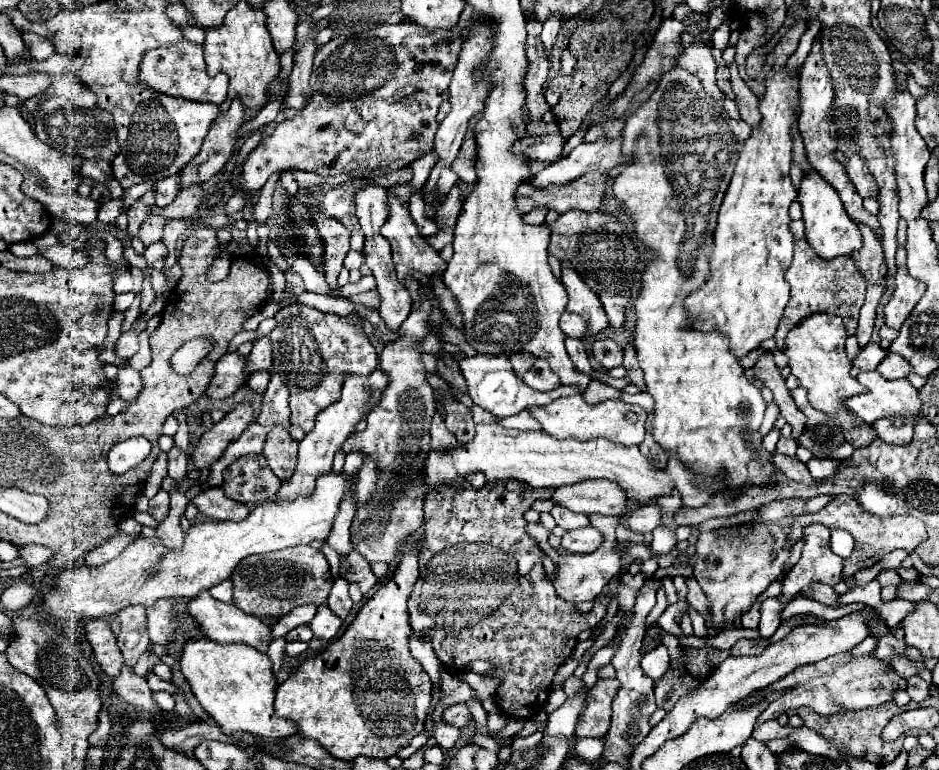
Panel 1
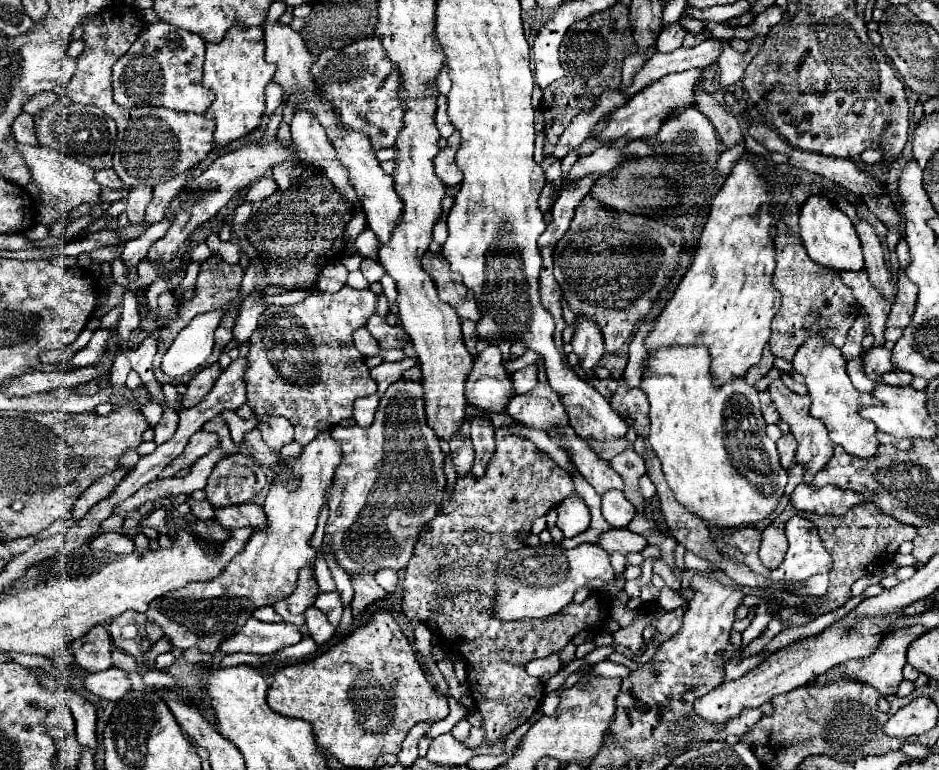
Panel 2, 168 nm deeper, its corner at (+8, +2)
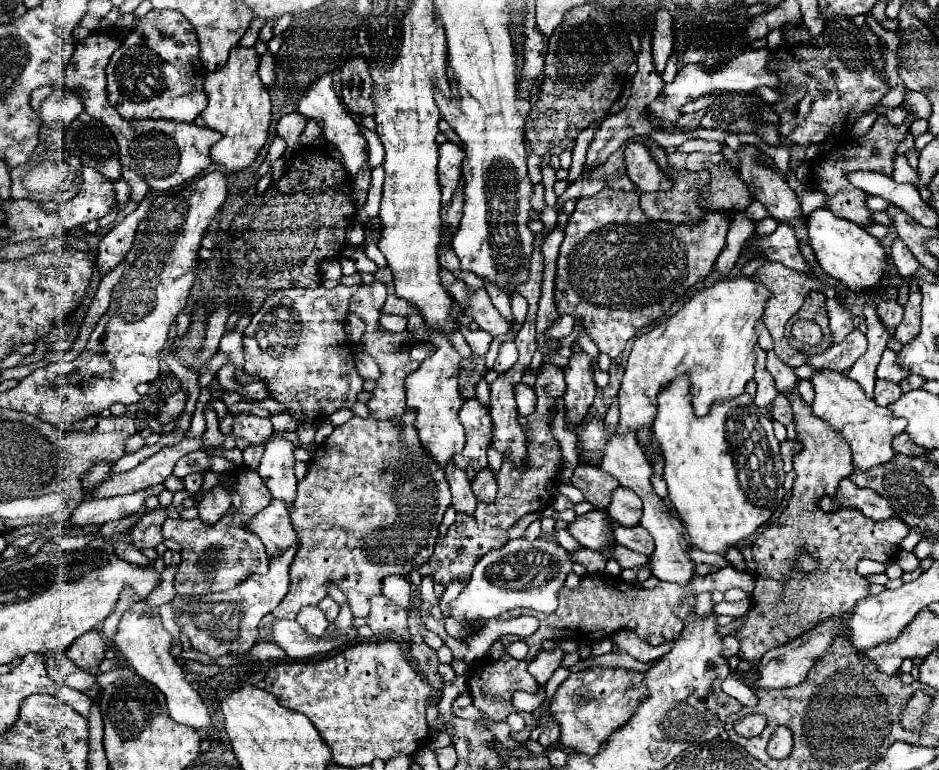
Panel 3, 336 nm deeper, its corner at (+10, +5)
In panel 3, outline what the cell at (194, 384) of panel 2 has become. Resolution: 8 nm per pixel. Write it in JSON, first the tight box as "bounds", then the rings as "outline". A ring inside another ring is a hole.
{"bounds":[156,389,186,425],"outline":[[[180,389],[180,391],[176,391],[174,395],[170,395],[170,397],[166,397],[166,405],[160,409],[160,413],[156,415],[158,417],[158,421],[160,421],[160,425],[164,423],[170,423],[170,421],[174,421],[182,411],[184,411],[184,405],[186,405],[186,393]]]}

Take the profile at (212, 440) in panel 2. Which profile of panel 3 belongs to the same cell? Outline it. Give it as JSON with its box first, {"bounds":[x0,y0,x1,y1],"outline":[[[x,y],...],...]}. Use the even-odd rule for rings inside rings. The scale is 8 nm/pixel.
{"bounds":[94,437,204,497],"outline":[[[194,437],[194,439],[182,439],[180,443],[172,445],[172,447],[164,447],[162,451],[158,451],[156,455],[144,459],[138,467],[124,471],[120,475],[110,477],[108,481],[104,481],[96,491],[94,497],[116,497],[116,495],[126,495],[126,493],[134,493],[158,483],[164,483],[164,479],[172,473],[176,461],[180,457],[184,457],[190,451],[196,449],[204,449],[202,445],[202,437]]]}

